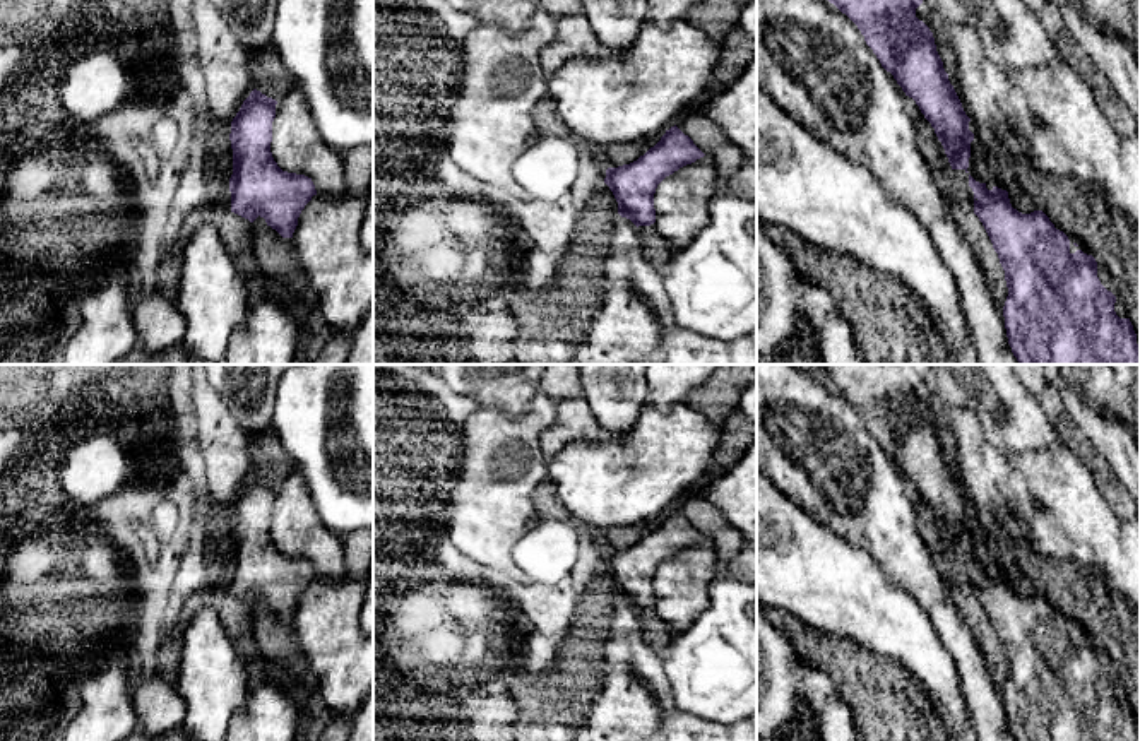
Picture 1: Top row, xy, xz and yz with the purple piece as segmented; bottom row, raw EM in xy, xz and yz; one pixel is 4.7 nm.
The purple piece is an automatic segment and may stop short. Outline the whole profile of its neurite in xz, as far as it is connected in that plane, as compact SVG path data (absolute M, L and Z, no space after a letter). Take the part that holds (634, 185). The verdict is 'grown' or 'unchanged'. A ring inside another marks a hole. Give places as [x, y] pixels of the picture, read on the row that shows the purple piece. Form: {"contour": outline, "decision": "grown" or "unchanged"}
{"contour": "M674 125L637 161L608 168L604 183L618 202L618 214L630 219L637 228L654 224L657 185L704 156L693 140Z", "decision": "unchanged"}

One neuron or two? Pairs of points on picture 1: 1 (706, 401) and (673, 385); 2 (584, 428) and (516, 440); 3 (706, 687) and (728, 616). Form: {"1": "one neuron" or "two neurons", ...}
{"1": "two neurons", "2": "two neurons", "3": "one neuron"}

